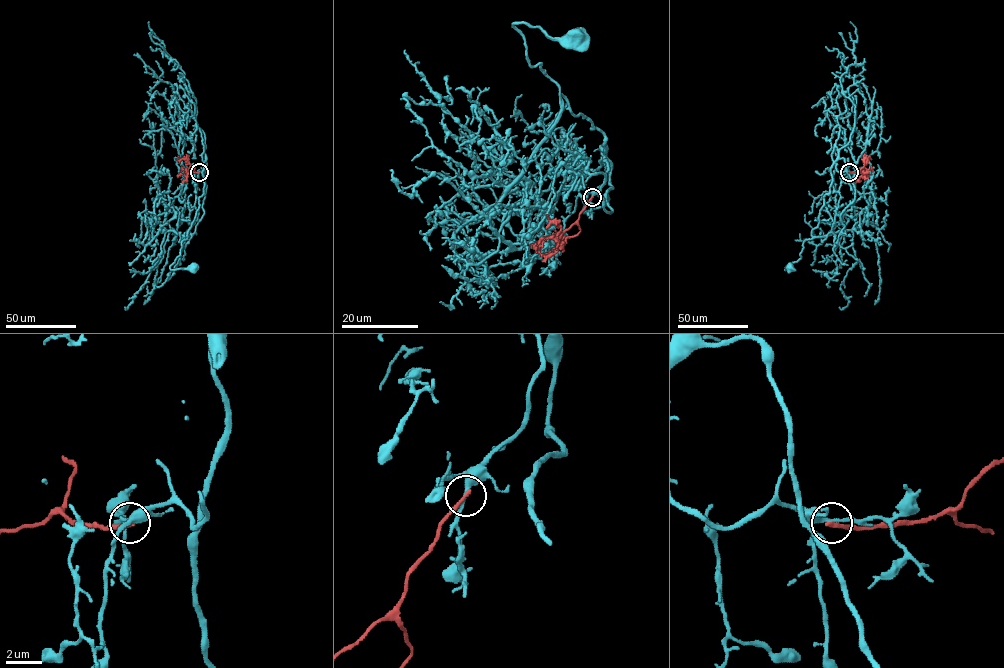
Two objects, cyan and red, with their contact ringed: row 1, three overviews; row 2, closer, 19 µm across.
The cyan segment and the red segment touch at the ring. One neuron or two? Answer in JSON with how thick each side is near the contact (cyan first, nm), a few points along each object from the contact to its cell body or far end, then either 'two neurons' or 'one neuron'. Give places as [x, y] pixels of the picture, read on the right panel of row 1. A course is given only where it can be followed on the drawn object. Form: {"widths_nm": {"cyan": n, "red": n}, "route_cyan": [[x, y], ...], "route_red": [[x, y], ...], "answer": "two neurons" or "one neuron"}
{"widths_nm": {"cyan": 240, "red": 220}, "route_cyan": [[849, 172], [840, 173], [832, 165], [830, 193], [813, 237], [785, 270], [790, 267]], "route_red": [[849, 172], [857, 172], [863, 167], [864, 160], [870, 158], [869, 155]], "answer": "two neurons"}

